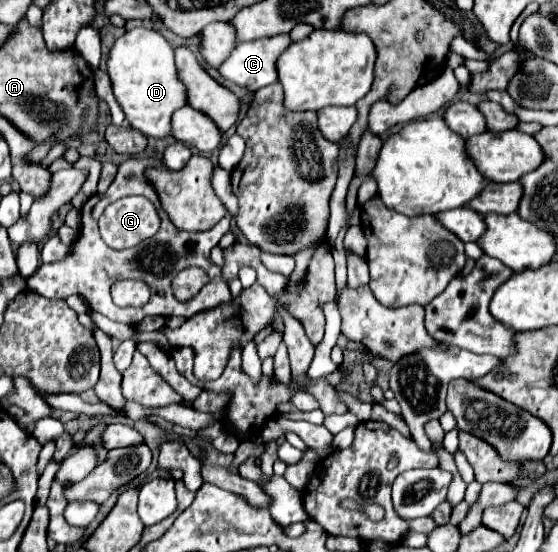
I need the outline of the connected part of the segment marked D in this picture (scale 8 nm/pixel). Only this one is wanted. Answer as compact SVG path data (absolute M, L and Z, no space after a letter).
M134 27L116 39L108 59L108 75L114 97L134 129L154 139L166 139L172 135L172 111L188 105L188 93L184 81L178 77L174 51L158 31Z

